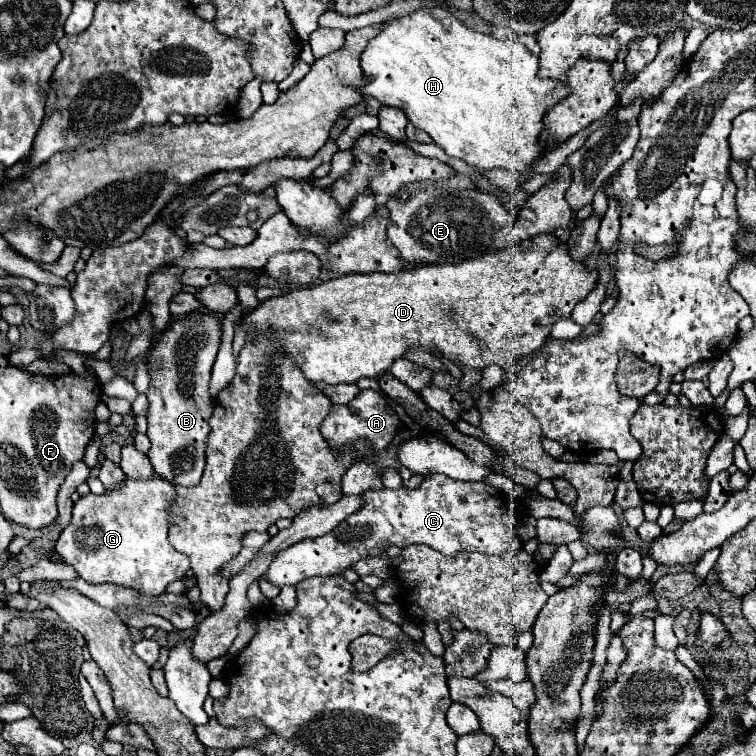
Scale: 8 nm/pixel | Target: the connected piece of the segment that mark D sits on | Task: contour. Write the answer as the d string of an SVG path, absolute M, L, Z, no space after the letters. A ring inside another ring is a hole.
M537 234L535 238L530 238L511 246L511 248L505 248L491 252L491 254L483 254L475 260L465 260L461 264L431 264L431 266L413 266L413 268L407 268L407 270L401 270L397 274L385 274L385 272L371 272L371 274L347 274L347 276L339 276L335 280L329 280L329 282L323 282L323 284L317 284L313 288L301 288L301 290L293 290L289 292L287 296L275 296L275 298L269 298L265 302L261 302L251 314L245 314L243 318L243 328L247 330L249 324L253 324L255 330L277 330L281 332L279 336L285 336L281 340L281 346L287 354L293 354L291 358L297 360L297 364L301 366L303 374L307 380L311 382L325 382L325 384L351 384L351 382L357 382L359 378L377 378L381 376L383 372L387 372L391 368L391 362L395 358L401 358L405 354L405 350L409 346L421 346L425 350L431 350L431 348L437 348L441 354L445 354L449 360L453 362L461 362L469 368L475 368L475 370L483 370L485 366L489 364L499 364L505 371L511 372L511 378L513 378L513 360L511 358L517 358L517 356L527 356L529 352L537 350L545 340L547 336L551 334L551 326L555 324L555 320L559 318L565 318L565 316L571 316L573 308L577 302L581 302L593 288L595 288L595 280L597 280L597 272L589 272L587 266L583 262L573 262L571 256L569 256L569 250L565 248L567 244L563 240L559 240L557 236L549 236L549 234ZM447 310L453 310L451 316L447 316L445 312ZM325 316L331 316L335 320L335 324L329 324L325 322Z

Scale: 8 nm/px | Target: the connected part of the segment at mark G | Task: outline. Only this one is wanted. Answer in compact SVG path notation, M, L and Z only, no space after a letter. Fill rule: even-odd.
M153 474L147 480L135 480L125 476L123 484L117 486L115 490L107 490L103 494L87 494L81 496L79 502L73 506L73 518L71 524L61 532L55 552L71 564L79 576L91 584L101 584L101 582L111 582L119 586L133 588L145 596L161 596L165 594L165 588L183 578L185 572L189 570L189 558L181 552L177 552L169 544L169 508L173 506L177 492L175 486L161 480L157 474Z

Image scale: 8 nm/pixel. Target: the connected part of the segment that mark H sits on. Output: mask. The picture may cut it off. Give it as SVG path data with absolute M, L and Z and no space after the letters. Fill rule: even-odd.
M423 6L413 14L389 18L381 24L379 34L369 40L361 54L363 78L367 80L359 92L365 98L377 98L383 106L401 108L415 128L425 130L435 144L449 156L465 160L475 168L507 168L523 174L527 166L541 156L539 134L543 130L543 114L569 94L559 80L543 80L537 76L539 58L517 40L497 40L489 34L467 28L443 6Z

